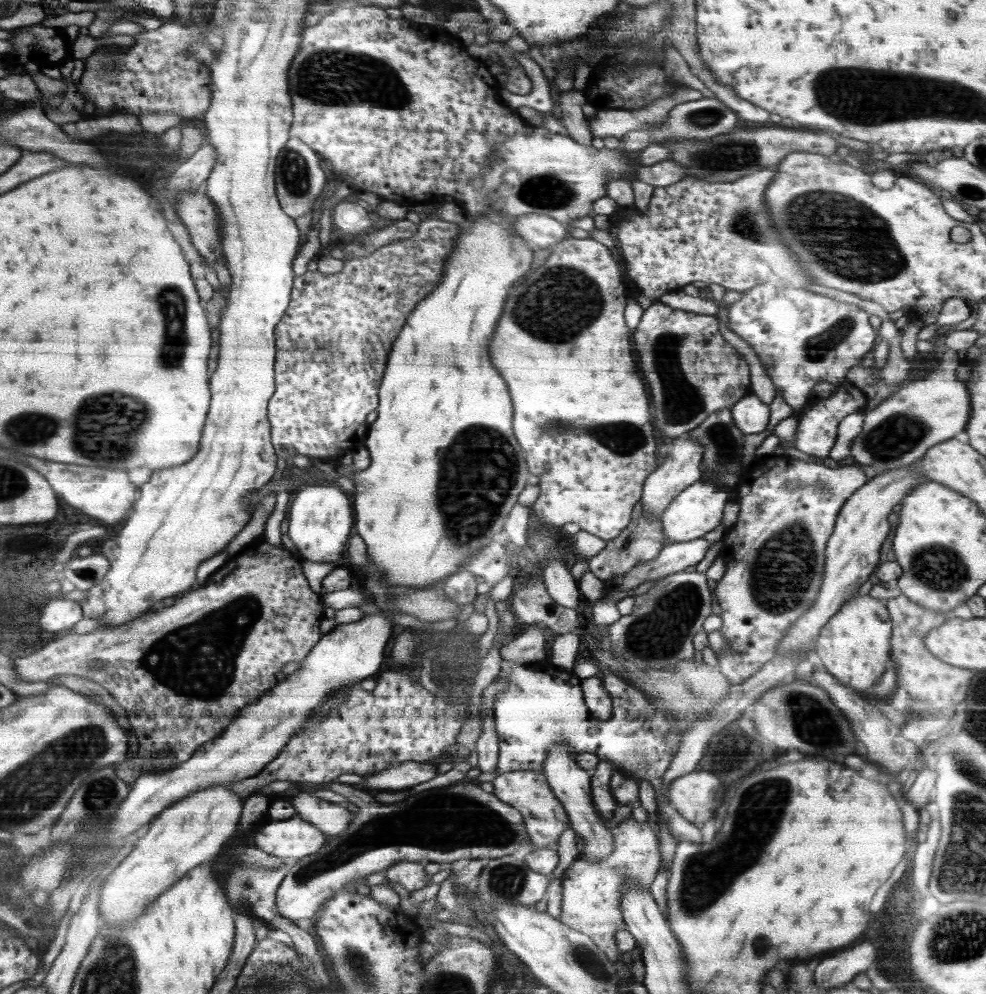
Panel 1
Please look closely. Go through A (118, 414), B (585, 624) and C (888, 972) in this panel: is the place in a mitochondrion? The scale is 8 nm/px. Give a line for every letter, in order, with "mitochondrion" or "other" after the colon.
A: mitochondrion
B: other
C: other

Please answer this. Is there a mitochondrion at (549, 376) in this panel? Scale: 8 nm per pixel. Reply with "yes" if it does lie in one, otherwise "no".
no

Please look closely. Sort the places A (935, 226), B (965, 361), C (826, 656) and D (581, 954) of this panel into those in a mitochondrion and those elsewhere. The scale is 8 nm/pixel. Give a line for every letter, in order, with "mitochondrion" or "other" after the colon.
A: other
B: other
C: other
D: mitochondrion

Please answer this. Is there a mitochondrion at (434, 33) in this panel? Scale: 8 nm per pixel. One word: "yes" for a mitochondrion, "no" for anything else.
no

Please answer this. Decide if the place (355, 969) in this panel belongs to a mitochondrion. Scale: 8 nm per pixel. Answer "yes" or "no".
yes

